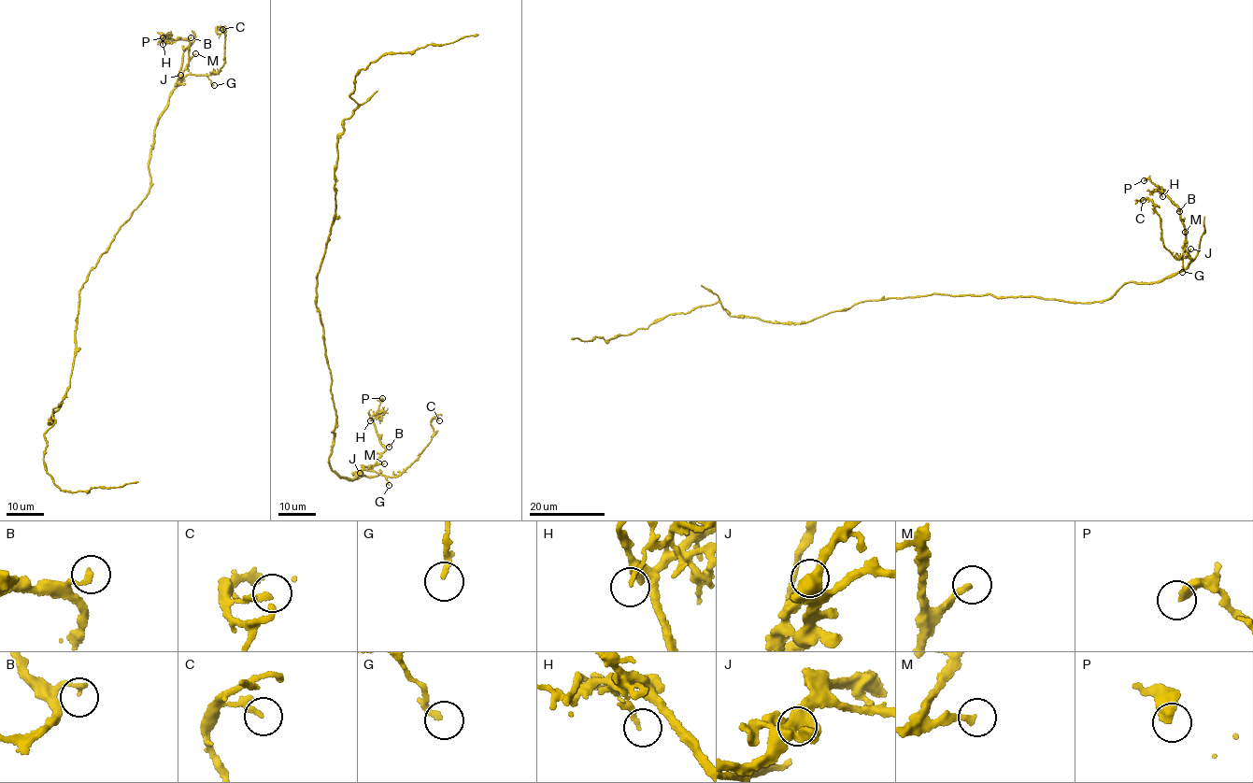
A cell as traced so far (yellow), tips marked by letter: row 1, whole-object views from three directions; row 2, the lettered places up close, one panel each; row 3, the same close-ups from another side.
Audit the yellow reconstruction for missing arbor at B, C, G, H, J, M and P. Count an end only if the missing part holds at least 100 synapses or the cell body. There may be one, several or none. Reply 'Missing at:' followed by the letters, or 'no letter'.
Missing at: no letter

